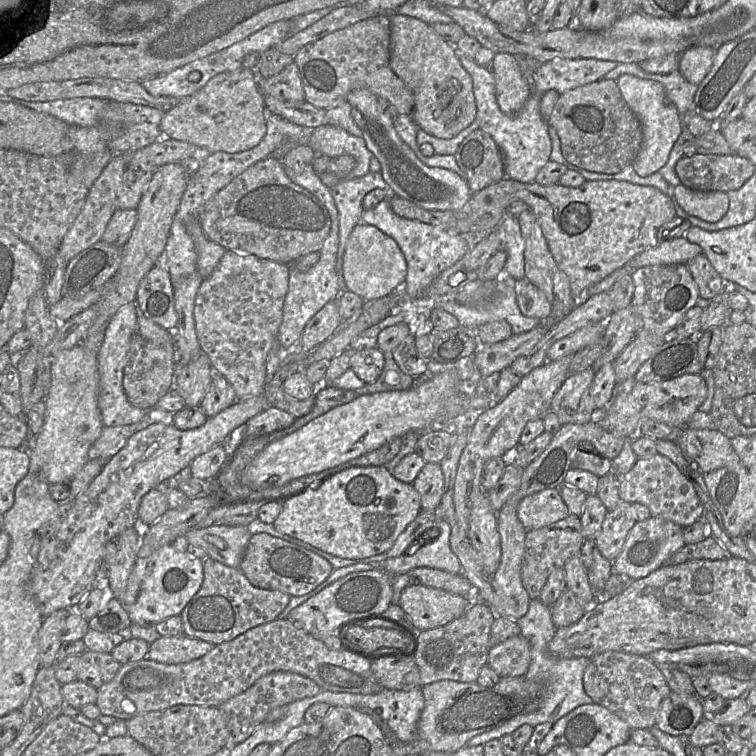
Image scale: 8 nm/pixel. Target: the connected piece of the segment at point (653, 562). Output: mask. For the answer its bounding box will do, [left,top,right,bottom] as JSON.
[612,515,685,580]

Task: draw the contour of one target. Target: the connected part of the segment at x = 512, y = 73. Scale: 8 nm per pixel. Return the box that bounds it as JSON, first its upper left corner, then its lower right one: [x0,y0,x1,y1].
[488,53,530,115]

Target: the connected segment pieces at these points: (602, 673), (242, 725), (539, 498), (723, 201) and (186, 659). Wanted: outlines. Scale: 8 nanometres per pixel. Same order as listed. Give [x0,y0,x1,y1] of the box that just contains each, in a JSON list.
[[583,651,671,729],[218,671,321,746],[517,489,570,530],[673,185,729,223],[146,635,214,664]]

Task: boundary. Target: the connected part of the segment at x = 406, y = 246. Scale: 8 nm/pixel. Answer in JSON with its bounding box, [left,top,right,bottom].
[361,198,479,297]

